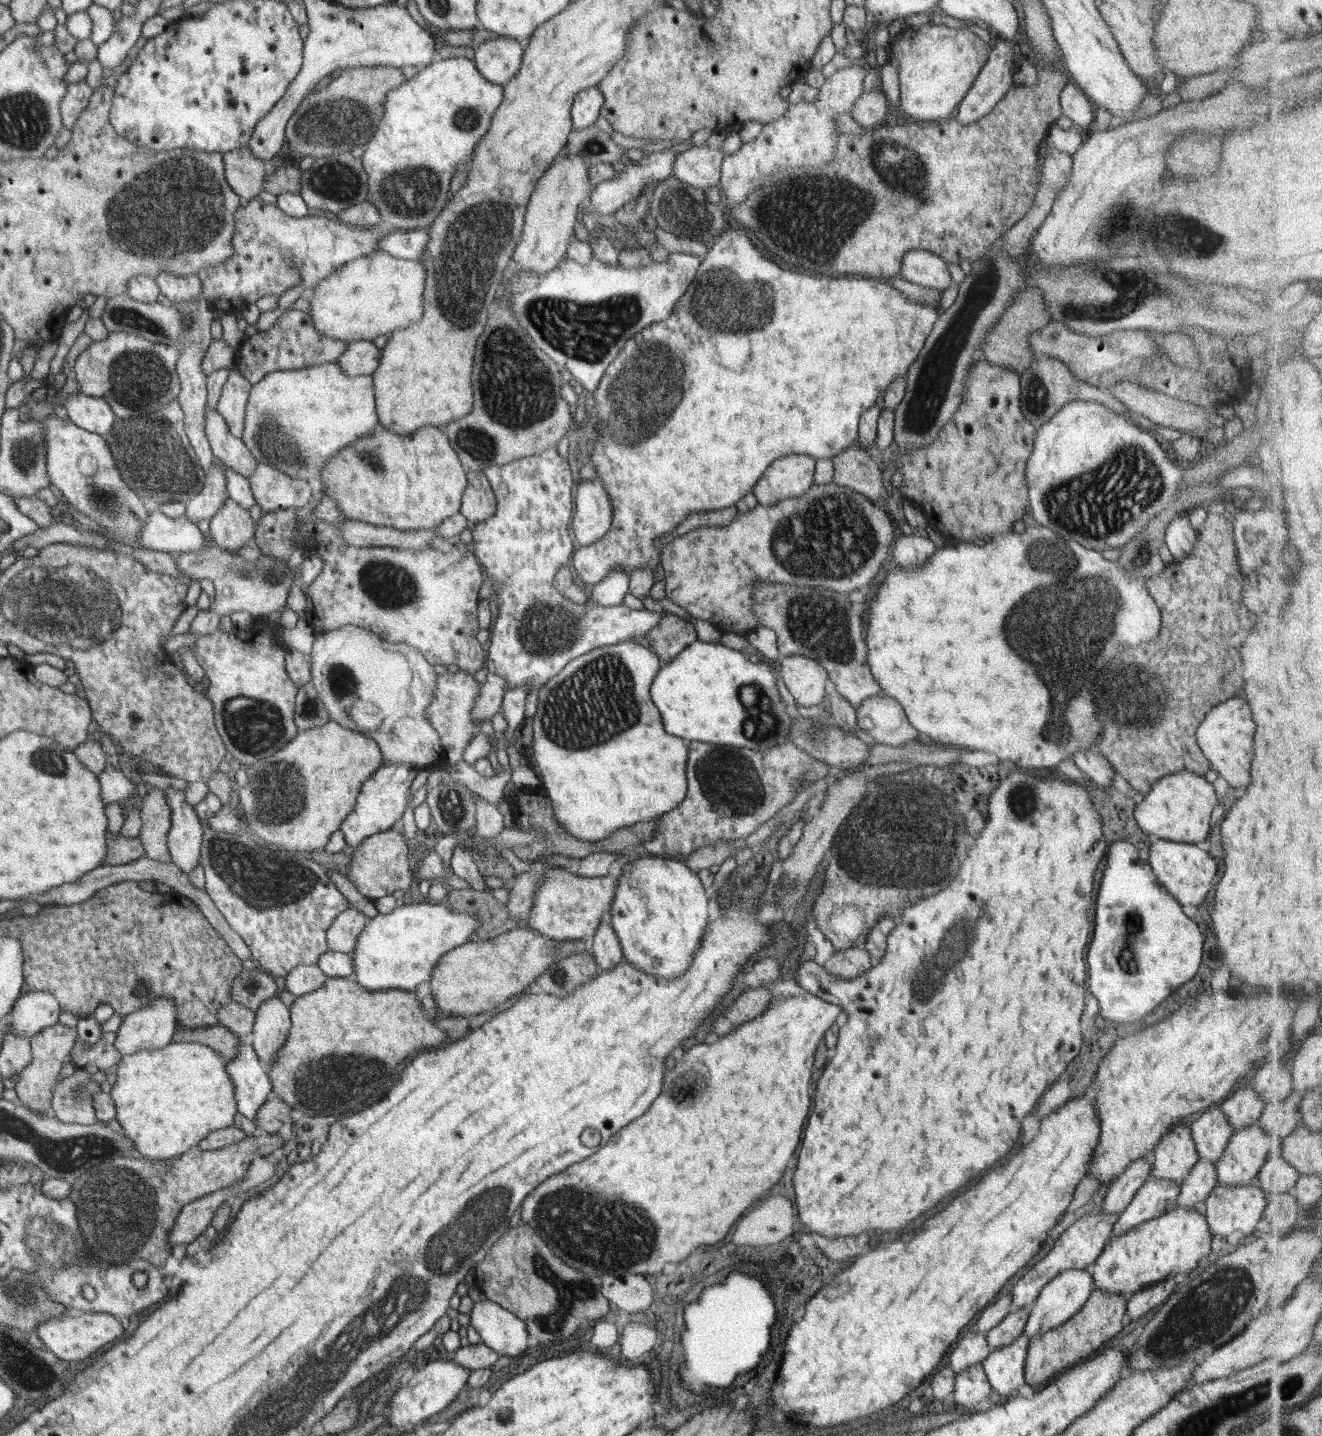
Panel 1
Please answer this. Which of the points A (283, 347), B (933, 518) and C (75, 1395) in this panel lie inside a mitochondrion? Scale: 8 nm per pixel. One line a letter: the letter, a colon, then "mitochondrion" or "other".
A: other
B: other
C: other

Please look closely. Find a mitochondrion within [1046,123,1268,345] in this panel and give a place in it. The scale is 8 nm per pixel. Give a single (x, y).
(1124, 222)

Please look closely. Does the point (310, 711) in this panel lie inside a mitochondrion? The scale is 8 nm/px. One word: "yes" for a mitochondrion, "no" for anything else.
yes

